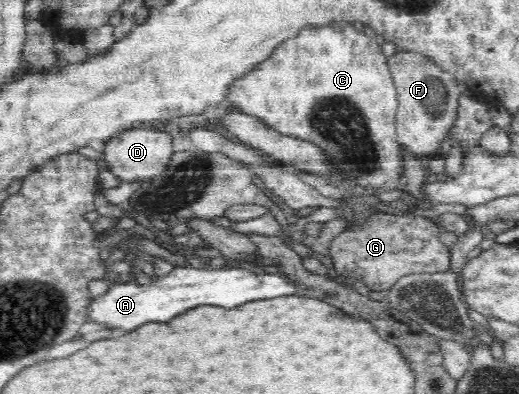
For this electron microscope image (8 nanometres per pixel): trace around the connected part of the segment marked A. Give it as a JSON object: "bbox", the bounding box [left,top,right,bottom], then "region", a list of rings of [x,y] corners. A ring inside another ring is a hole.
{"bbox":[87,265,296,331],"region":[[[233,265],[221,269],[196,269],[191,266],[171,267],[170,272],[164,277],[154,277],[150,285],[140,285],[136,281],[128,281],[123,284],[110,284],[105,294],[91,299],[91,311],[87,315],[87,323],[99,323],[106,327],[119,327],[123,331],[133,331],[139,325],[147,321],[169,321],[171,317],[177,317],[185,313],[187,309],[193,309],[200,305],[221,305],[221,307],[238,307],[247,302],[269,299],[274,297],[296,295],[296,286],[288,282],[282,273],[259,274],[243,268],[234,268]]]}

